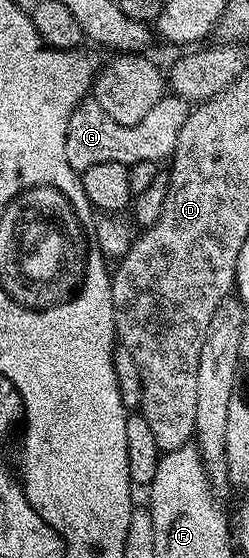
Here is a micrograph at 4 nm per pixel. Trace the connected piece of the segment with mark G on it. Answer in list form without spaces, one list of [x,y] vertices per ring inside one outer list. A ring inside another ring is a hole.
[[[164,94],[140,122],[124,126],[108,118],[108,114],[104,114],[104,110],[94,99],[87,98],[78,105],[68,122],[68,162],[74,172],[81,174],[88,170],[88,166],[96,166],[96,162],[120,162],[129,166],[136,162],[158,164],[169,161],[174,155],[176,138],[180,138],[180,130],[184,127],[190,109],[191,105],[181,97]]]

